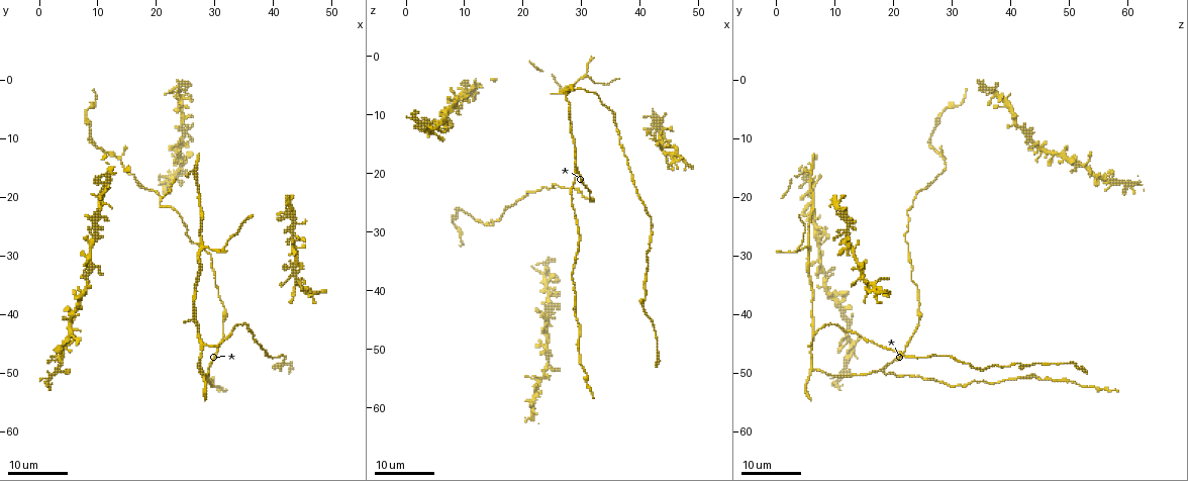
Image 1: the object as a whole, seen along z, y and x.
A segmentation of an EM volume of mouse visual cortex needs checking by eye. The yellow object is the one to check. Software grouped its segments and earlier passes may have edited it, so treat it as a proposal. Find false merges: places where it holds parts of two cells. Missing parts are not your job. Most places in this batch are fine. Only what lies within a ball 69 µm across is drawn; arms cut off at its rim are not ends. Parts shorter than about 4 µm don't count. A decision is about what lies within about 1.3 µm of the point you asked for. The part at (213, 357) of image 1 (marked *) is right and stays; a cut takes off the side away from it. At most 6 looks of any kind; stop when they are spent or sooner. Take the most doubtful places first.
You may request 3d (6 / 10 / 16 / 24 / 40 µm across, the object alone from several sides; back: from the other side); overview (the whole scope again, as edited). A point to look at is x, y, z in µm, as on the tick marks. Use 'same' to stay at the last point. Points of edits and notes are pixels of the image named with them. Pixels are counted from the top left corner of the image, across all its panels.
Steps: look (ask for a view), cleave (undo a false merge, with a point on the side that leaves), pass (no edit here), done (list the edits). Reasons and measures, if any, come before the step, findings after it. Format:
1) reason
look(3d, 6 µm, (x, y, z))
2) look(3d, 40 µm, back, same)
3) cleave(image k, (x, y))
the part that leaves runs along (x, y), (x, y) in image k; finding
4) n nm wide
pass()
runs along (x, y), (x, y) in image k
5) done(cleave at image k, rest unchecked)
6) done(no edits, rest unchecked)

two arms in line, one across
look(3d, 16 µm, (29.0, 49.5, 18.5))

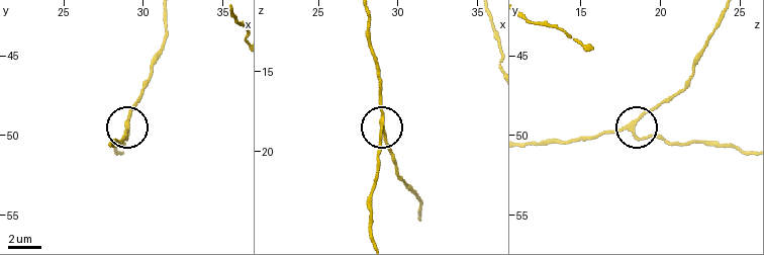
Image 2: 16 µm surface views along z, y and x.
zoom in
look(3d, 10 µm, (29.1, 49.9, 18.2))

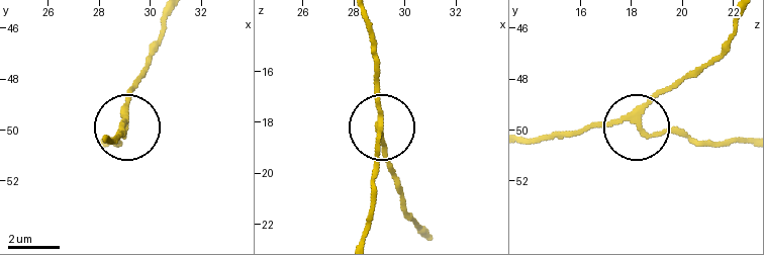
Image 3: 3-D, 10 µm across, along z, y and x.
side arm 45 µm
pass()
runs along (705, 62), (681, 75), (640, 125), (655, 134), (719, 141) in image 3; continuous, no second cell

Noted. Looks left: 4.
branch point
look(3d, 24 µm, (28.0, 28.5, 5.0))

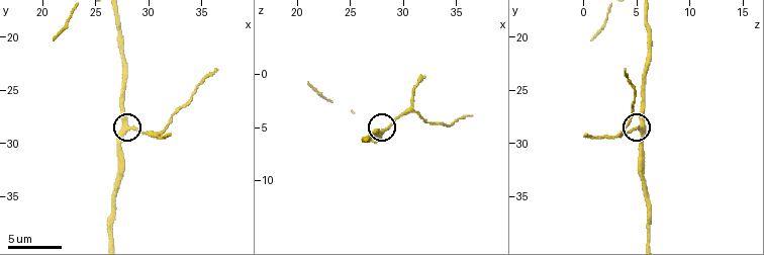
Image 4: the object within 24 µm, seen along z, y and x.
look(3d, 6 µm, (28.0, 28.6, 5.2))

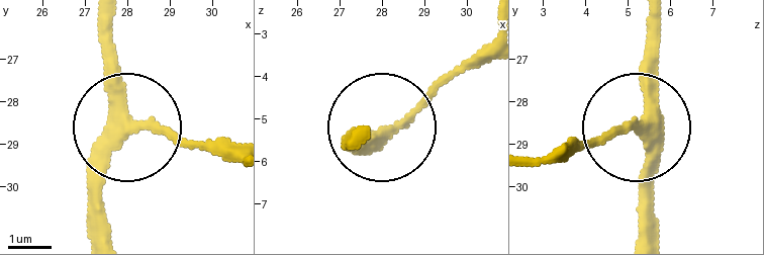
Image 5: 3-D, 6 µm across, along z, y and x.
3 arms
pass()
runs along (96, 228), (96, 174), (117, 141), (161, 131), (201, 148) in image 5; all the same cell

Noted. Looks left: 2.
four or more arms meet
look(3d, 16 µm, (44.0, 35.0, 16.0))

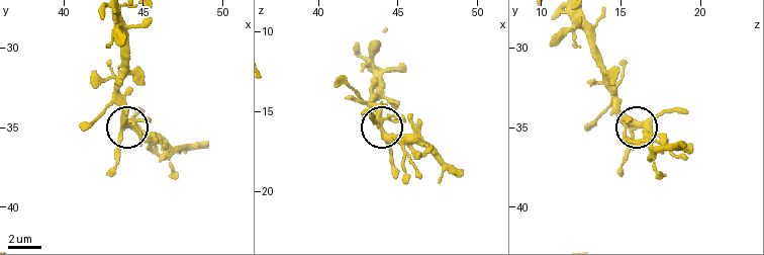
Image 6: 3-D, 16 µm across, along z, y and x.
closer look
look(3d, 6 µm, (44.0, 34.8, 16.1))

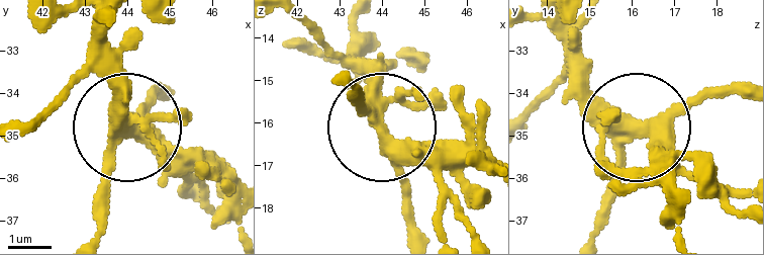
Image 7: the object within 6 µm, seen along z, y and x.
350 nm wide
pass()
continuous, no second cell

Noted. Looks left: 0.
done(no edits, rest unchecked)

